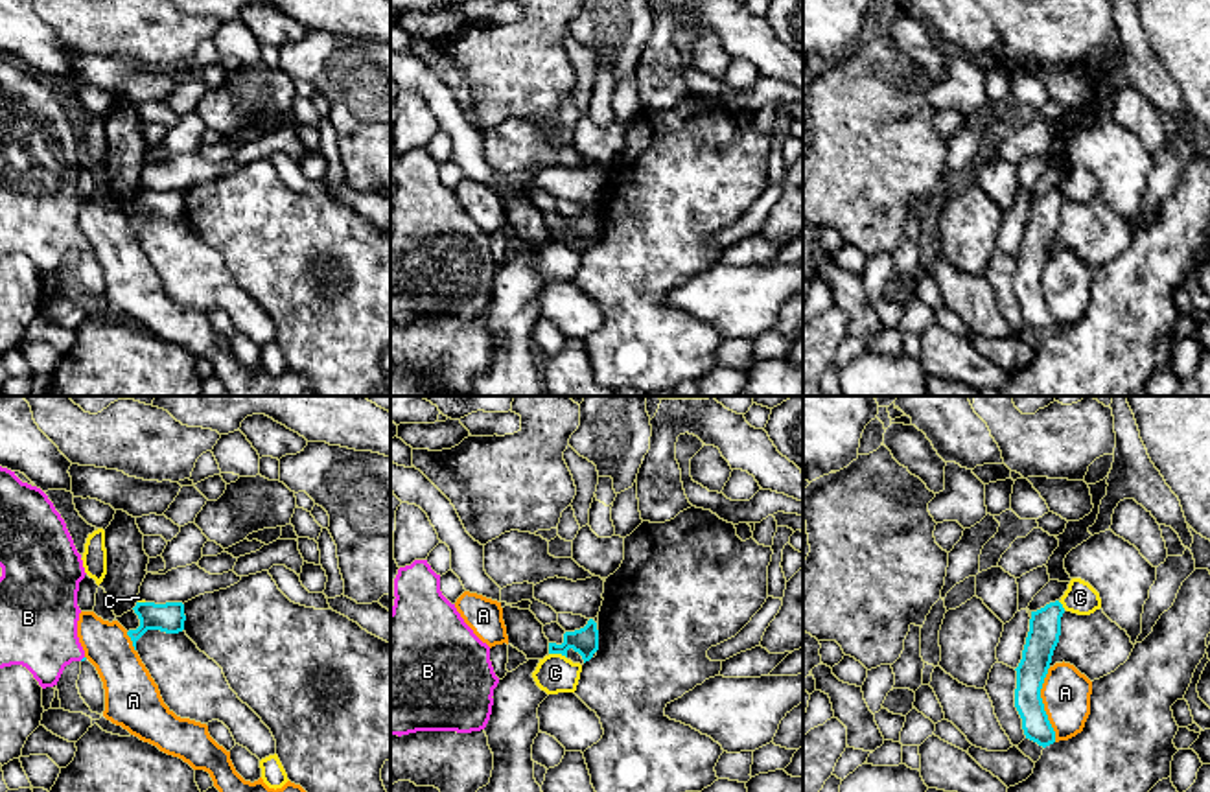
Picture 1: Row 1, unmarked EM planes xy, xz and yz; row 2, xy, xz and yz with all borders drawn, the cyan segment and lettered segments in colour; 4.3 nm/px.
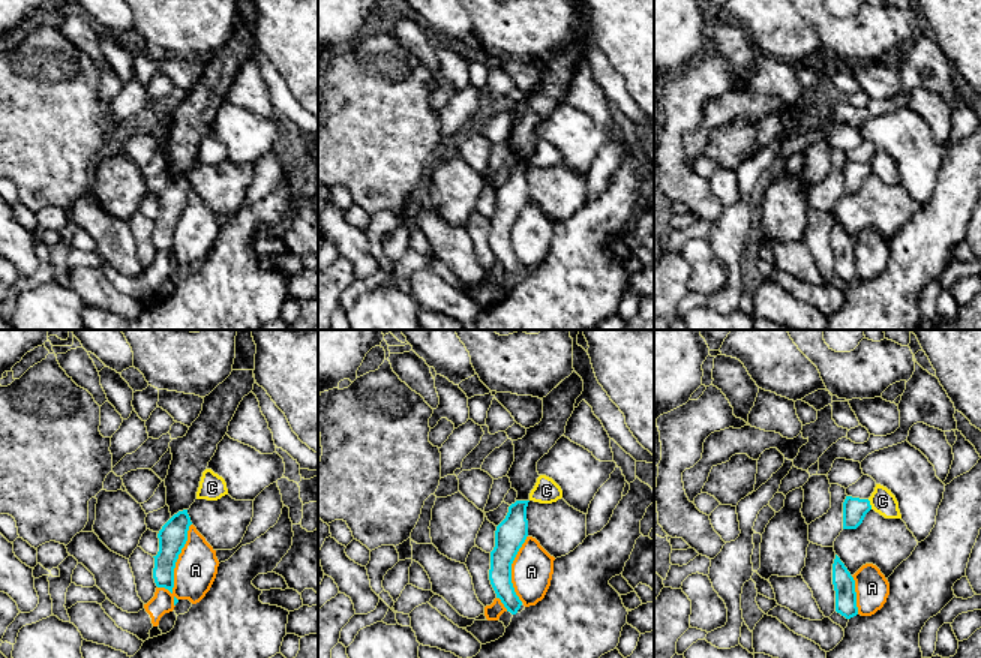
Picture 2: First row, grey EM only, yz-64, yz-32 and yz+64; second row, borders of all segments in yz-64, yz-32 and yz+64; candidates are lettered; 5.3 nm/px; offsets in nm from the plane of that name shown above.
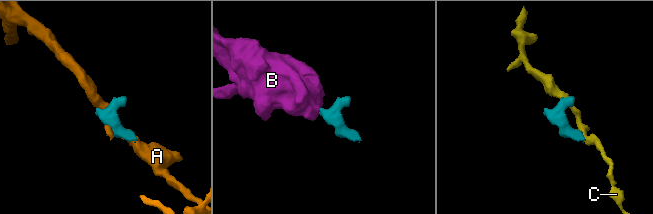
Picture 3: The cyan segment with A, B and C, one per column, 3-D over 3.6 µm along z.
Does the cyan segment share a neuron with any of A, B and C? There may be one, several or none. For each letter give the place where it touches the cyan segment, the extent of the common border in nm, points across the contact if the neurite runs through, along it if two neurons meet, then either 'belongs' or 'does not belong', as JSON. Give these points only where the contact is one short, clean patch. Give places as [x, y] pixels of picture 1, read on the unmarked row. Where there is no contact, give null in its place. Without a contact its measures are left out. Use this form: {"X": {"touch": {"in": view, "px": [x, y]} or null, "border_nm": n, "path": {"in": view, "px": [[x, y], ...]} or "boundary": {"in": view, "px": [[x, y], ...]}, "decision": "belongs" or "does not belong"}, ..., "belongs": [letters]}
{"A": {"touch": {"in": "yz", "px": [1043, 291]}, "border_nm": 320, "decision": "does not belong"}, "B": {"touch": null, "decision": "belongs"}, "C": {"touch": {"in": "xz", "px": [558, 240]}, "border_nm": 80, "boundary": {"in": "xz", "px": [[549, 240], [560, 240], [566, 245]]}, "decision": "does not belong"}, "belongs": ["B"]}

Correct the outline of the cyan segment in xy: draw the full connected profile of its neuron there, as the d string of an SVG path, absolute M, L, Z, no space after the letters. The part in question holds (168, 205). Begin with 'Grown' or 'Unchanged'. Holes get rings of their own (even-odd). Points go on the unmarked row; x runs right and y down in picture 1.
Unchanged. M136 190L133 197L140 206L140 214L136 217L127 219L134 238L136 238L136 228L147 217L160 217L166 221L179 221L184 217L186 203L182 190L166 190L166 192Z

